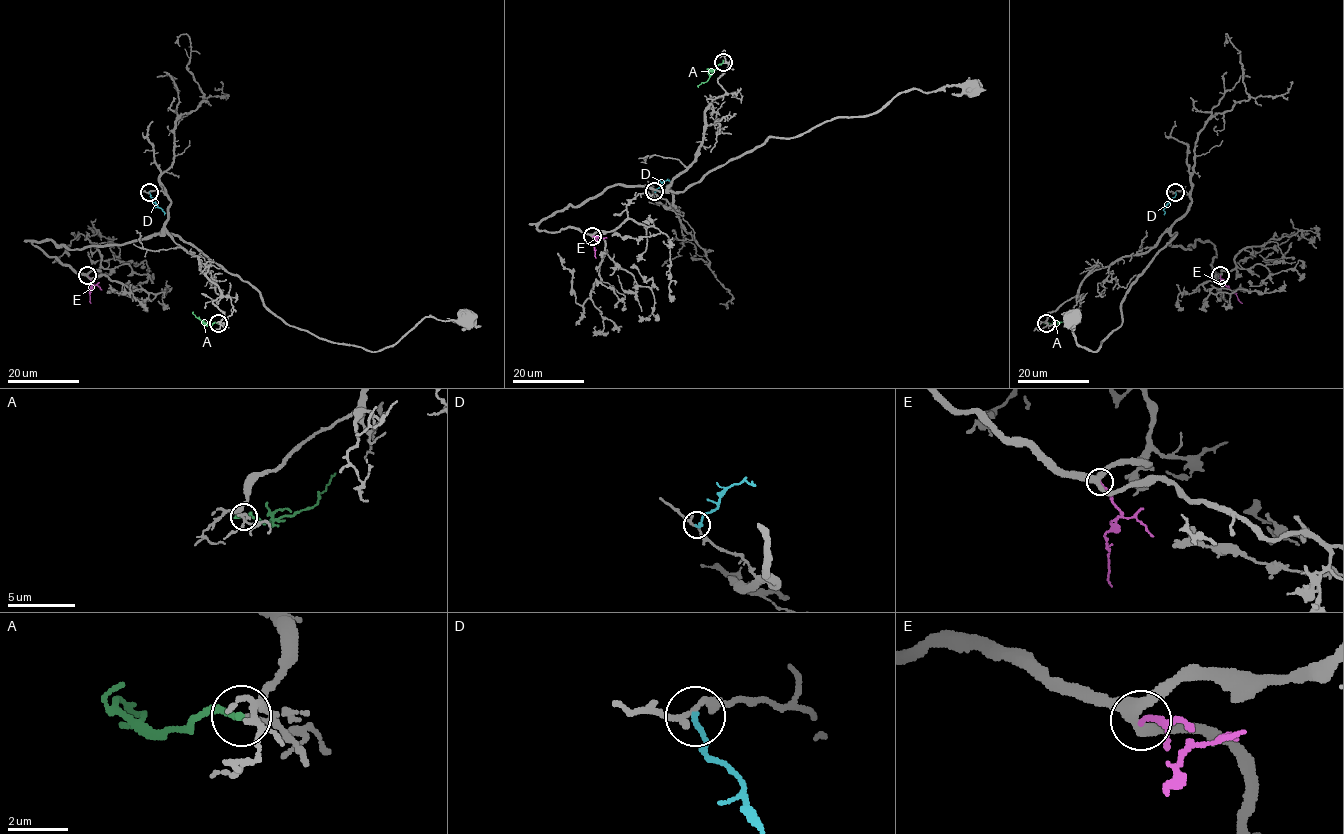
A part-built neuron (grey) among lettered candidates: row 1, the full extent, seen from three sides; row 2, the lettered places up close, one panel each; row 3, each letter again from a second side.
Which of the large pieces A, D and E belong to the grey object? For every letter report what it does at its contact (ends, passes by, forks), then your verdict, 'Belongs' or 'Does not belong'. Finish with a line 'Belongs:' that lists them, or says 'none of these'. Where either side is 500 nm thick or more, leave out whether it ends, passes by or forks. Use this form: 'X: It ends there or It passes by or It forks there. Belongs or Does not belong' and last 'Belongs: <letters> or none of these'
A: It ends there. Belongs
D: It ends there. Does not belong
E: It ends there. Does not belong
Belongs: A

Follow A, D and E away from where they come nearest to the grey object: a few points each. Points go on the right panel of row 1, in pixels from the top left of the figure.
A: (1047, 323), (1055, 325), (1064, 321), (1071, 311)
D: (1175, 192), (1163, 214)
E: (1220, 276), (1221, 284), (1242, 303)

